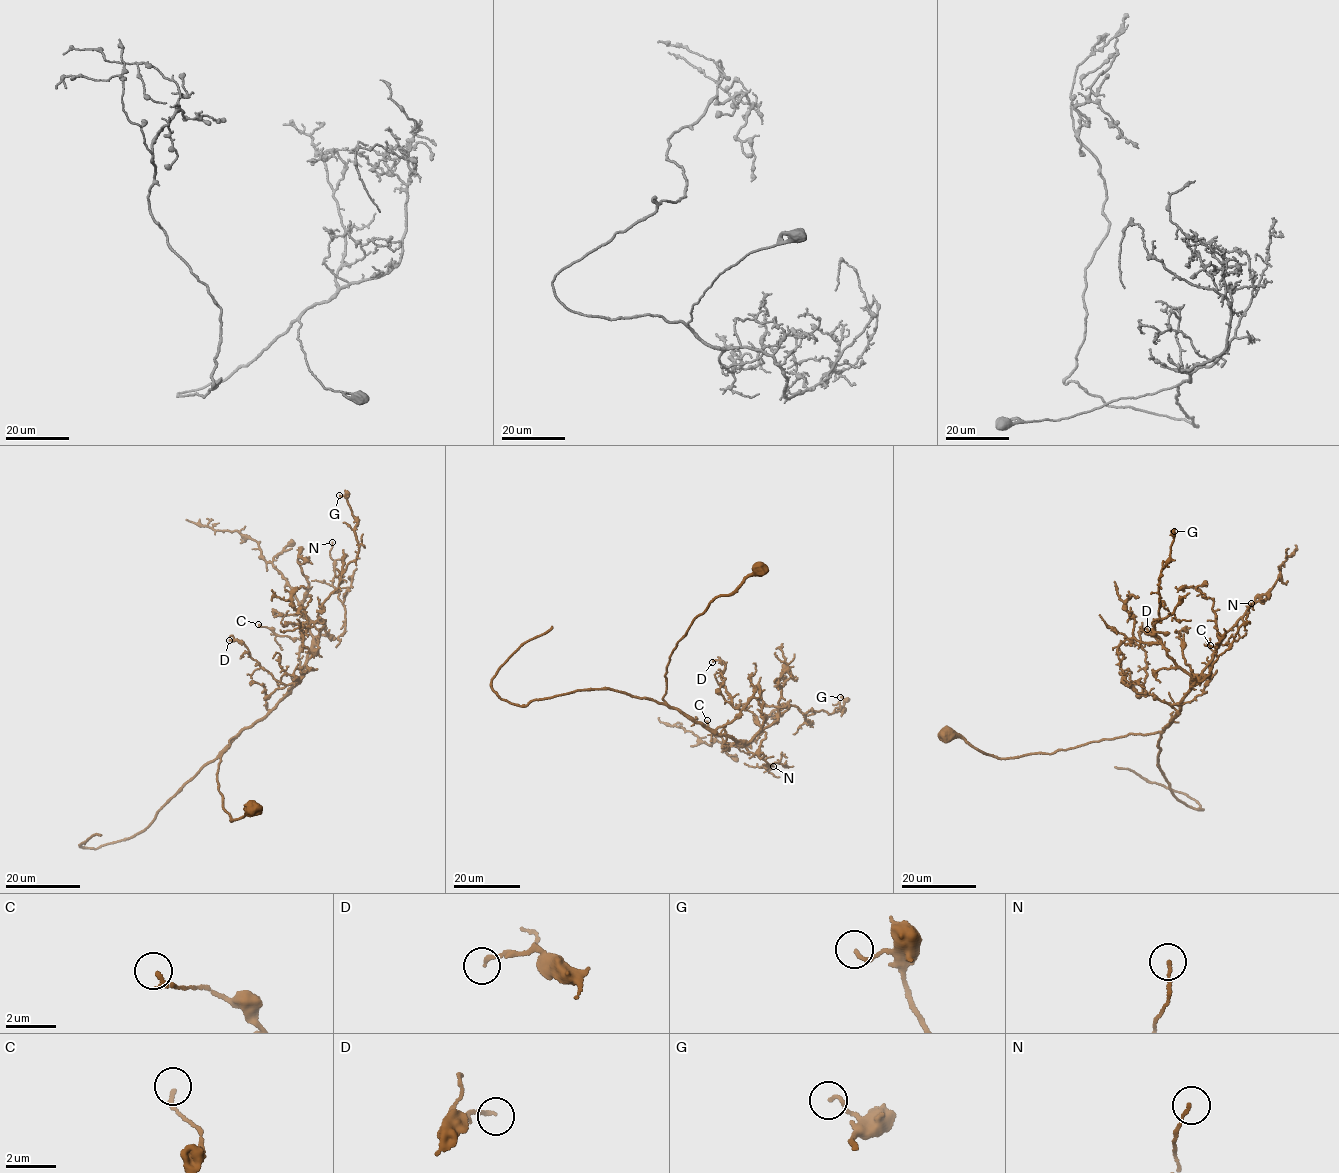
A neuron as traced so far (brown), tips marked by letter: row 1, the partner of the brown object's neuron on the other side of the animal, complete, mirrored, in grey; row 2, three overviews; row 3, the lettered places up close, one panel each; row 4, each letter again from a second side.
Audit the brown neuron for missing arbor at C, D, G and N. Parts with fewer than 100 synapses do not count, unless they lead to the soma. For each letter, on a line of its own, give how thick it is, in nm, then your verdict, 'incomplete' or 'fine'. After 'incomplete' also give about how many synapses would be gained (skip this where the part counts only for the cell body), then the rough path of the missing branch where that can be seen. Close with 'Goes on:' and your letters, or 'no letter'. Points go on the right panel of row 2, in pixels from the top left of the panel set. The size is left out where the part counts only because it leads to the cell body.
C: 150 nm thick; fine
D: 140 nm thick; fine
G: 120 nm thick; fine
N: 130 nm thick; fine
Goes on: no letter

